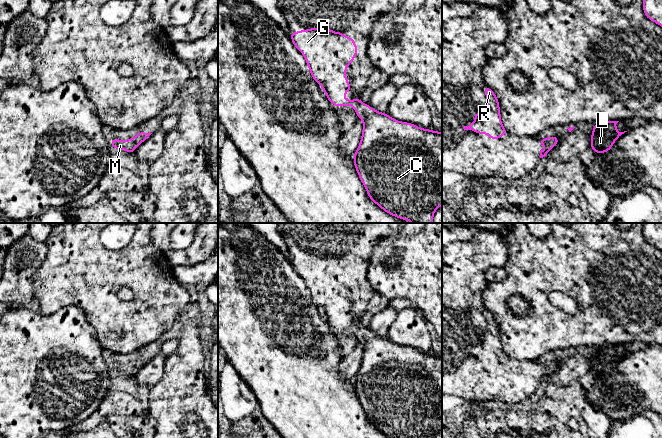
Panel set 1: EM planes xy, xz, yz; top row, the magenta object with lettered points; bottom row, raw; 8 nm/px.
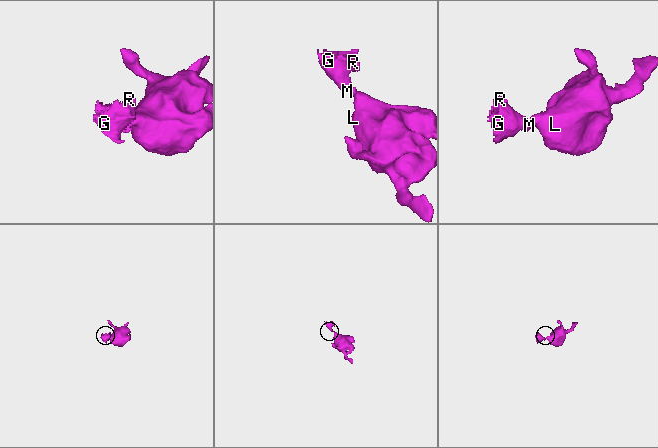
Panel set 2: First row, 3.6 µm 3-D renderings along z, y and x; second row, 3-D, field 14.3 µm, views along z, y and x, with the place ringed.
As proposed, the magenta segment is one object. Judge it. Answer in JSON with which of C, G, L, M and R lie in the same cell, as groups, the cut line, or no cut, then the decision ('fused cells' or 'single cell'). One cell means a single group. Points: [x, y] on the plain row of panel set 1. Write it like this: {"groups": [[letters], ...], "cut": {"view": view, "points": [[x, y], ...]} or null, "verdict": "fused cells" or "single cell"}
{"groups": [["C", "G", "L", "M", "R"]], "cut": null, "verdict": "single cell"}

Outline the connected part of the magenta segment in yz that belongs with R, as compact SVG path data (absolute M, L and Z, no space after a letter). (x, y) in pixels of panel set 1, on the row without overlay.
M488 310L482 313L487 322L487 330L483 337L478 334L475 336L475 345L470 350L463 350L464 354L473 354L476 358L488 358L491 365L502 362L504 358L509 356L501 347L499 325Z

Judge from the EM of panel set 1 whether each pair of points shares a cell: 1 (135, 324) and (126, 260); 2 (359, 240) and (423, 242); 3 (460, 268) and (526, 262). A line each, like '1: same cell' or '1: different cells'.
1: same cell
2: different cells
3: different cells

